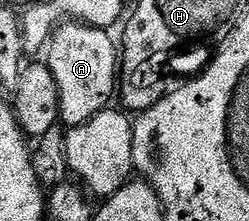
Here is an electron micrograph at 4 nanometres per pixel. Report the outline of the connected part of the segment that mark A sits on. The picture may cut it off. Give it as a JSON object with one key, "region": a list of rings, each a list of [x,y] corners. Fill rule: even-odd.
{"region":[[[64,21],[52,33],[45,49],[45,63],[53,71],[53,79],[57,79],[57,95],[61,95],[59,120],[64,126],[85,123],[116,100],[121,49],[111,36],[108,30],[83,21]]]}

